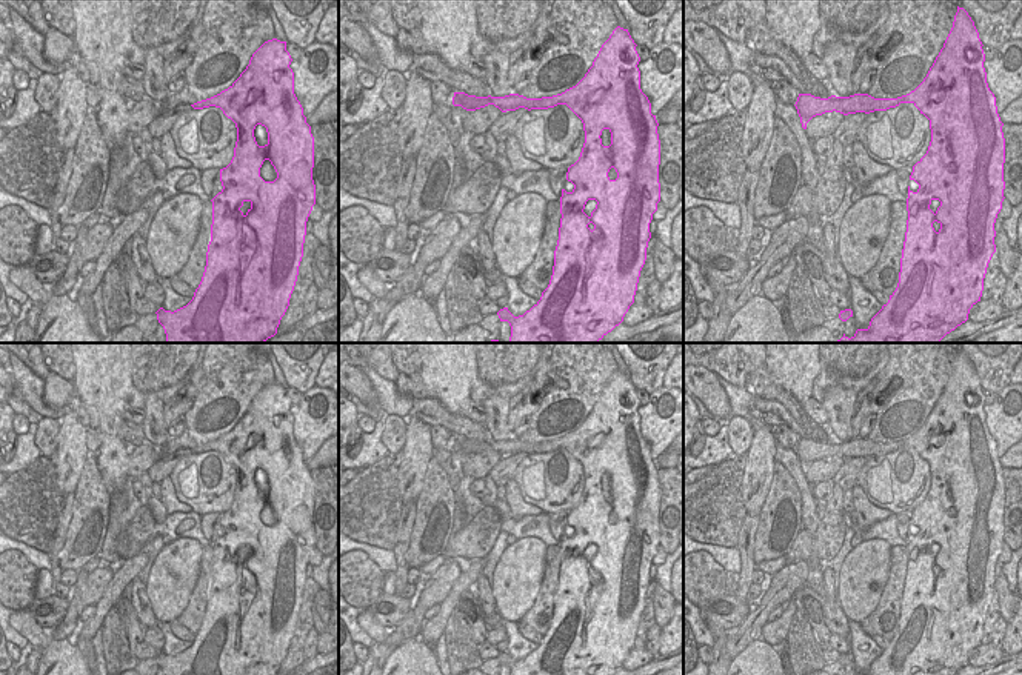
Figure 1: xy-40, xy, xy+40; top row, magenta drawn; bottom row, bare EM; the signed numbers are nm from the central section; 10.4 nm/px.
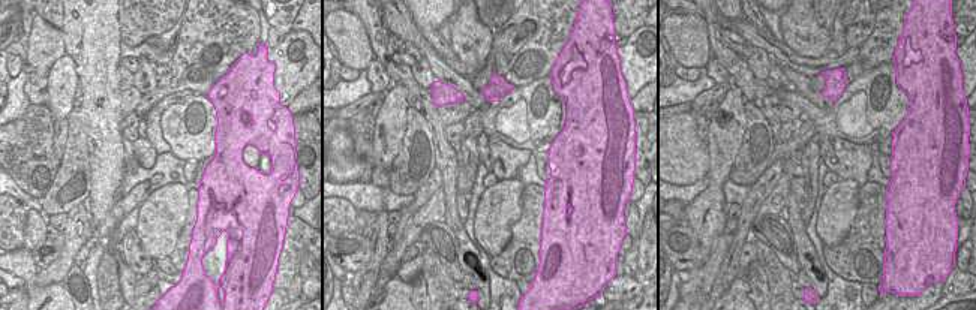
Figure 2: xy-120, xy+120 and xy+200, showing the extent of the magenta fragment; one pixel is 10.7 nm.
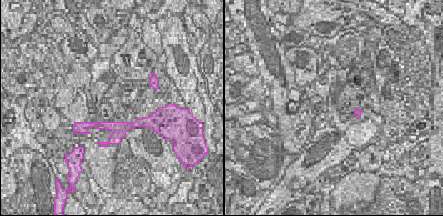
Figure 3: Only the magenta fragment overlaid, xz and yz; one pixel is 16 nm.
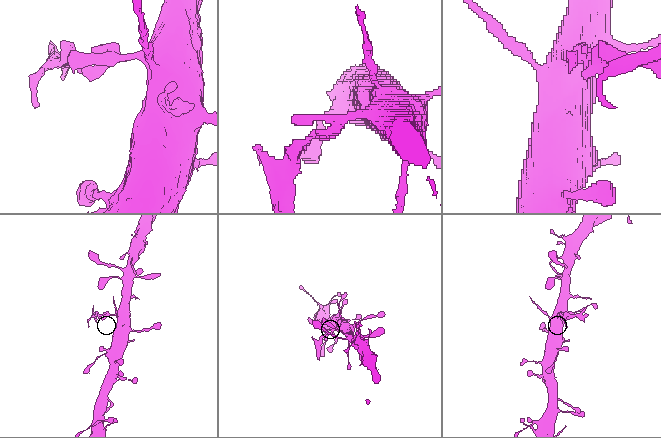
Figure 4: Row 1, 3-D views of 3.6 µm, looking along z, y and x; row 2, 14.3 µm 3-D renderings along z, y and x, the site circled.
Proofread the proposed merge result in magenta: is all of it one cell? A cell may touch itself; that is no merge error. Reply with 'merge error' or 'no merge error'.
merge error

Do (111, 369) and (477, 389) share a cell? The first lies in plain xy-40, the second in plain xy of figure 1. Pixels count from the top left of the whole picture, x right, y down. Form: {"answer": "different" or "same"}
{"answer": "different"}

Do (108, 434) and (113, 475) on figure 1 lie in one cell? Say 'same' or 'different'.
same

